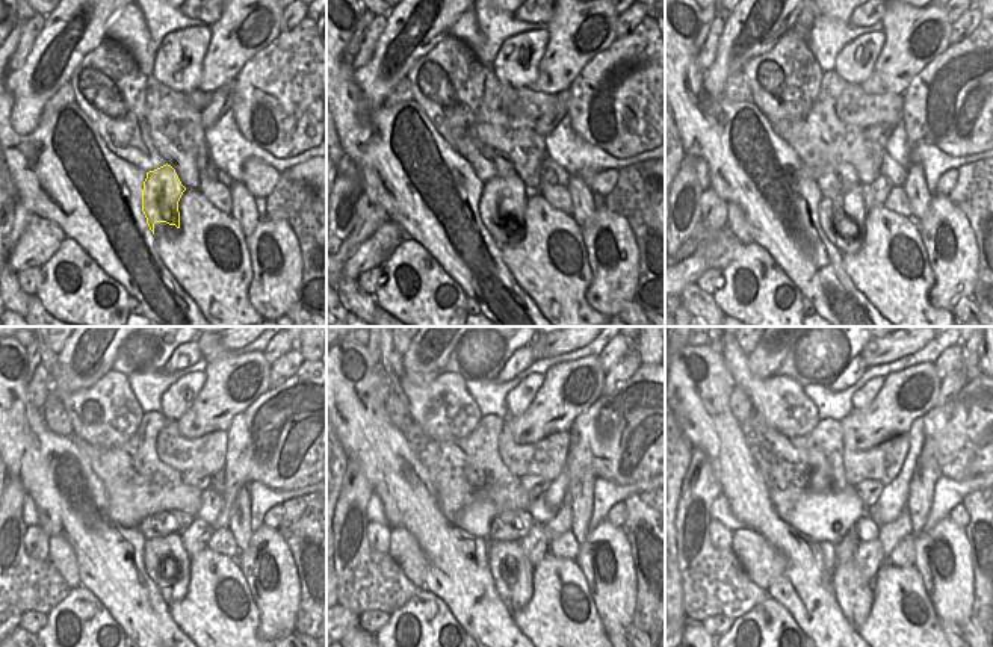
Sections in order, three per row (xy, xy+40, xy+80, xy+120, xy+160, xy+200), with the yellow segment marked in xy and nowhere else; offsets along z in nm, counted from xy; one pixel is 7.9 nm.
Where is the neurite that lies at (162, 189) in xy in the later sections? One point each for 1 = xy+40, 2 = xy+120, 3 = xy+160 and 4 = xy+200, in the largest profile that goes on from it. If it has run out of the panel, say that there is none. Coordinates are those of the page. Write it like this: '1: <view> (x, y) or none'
1: xy+40 (502, 200)
2: xy+120 (156, 549)
3: xy+160 (516, 591)
4: xy+200 (854, 594)

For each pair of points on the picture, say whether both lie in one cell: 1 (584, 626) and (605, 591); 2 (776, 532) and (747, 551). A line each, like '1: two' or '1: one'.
1: two
2: two

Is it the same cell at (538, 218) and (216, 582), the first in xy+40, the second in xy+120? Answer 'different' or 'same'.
same

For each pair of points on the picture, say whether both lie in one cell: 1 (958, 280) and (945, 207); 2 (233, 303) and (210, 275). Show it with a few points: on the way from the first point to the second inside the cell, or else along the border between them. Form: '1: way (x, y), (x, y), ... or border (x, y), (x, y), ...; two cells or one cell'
1: way (958, 262), (958, 236), (952, 225); one cell
2: way (227, 297), (216, 281); one cell

